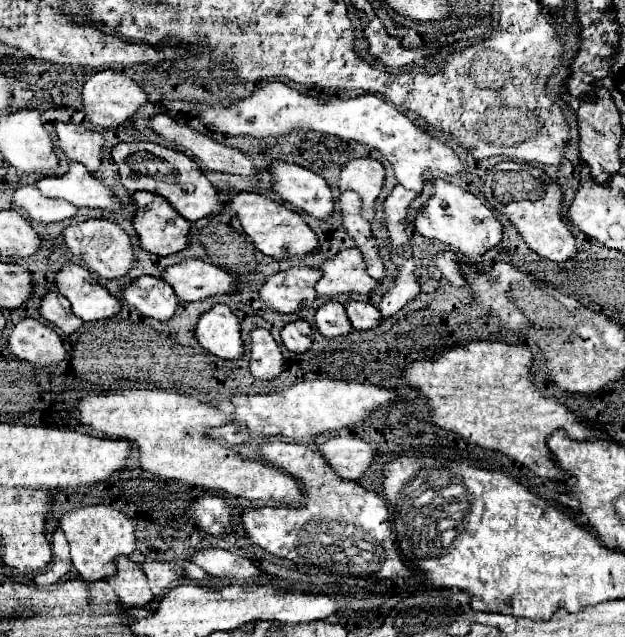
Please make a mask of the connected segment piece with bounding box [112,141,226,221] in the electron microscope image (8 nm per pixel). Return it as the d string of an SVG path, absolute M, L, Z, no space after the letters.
M136 141L136 143L120 143L120 145L116 145L112 149L112 157L114 157L114 163L120 169L120 181L122 181L122 185L128 191L132 191L132 193L134 191L150 191L150 193L162 195L188 221L196 221L196 219L202 219L202 217L218 215L226 207L226 199L222 199L220 191L206 179L206 175L200 169L200 165L196 161L192 161L190 157L186 157L182 151L174 151L174 149L168 149L168 147L156 145L156 143L140 143L140 141Z

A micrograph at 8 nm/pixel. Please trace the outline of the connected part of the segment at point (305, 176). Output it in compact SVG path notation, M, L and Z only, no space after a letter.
M272 161L268 171L274 177L274 193L282 201L322 221L332 217L336 199L326 179L286 161Z

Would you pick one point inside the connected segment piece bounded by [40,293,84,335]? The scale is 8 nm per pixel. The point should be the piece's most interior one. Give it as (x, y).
(55, 308)

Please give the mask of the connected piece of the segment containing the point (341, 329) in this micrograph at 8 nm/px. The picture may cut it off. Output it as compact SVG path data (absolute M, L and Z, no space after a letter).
M328 301L316 311L316 327L328 339L352 333L352 325L346 315L346 309L336 301Z

